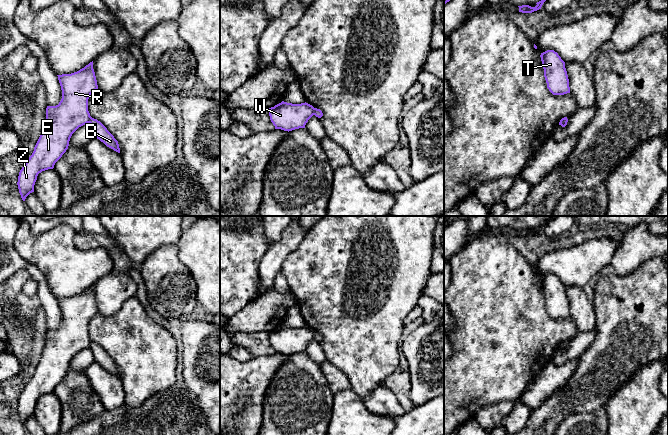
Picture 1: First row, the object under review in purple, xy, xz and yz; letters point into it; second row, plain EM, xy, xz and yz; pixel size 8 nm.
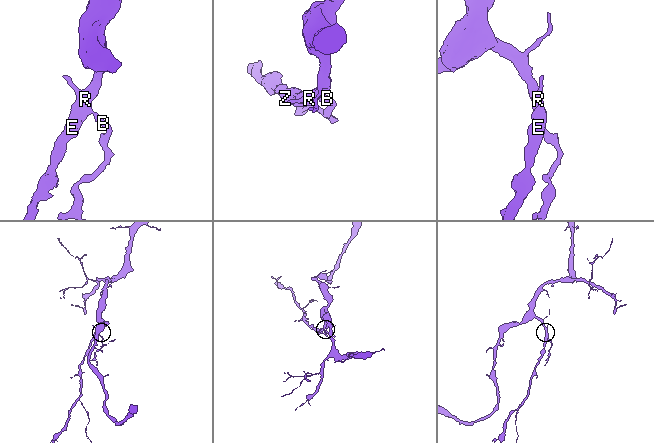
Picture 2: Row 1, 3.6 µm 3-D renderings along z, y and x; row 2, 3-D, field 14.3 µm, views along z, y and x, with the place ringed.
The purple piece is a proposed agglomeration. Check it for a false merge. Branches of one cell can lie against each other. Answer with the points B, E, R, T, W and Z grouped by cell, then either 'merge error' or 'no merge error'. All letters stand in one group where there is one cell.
B / E R T W Z; merge error

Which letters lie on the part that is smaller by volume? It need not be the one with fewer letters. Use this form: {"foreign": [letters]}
{"foreign": ["B"]}

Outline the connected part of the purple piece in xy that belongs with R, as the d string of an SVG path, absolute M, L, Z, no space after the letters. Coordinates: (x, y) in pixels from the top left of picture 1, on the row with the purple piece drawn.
M93 61L84 68L71 74L57 75L62 90L62 99L56 106L47 106L46 119L34 151L19 172L18 189L23 201L34 192L37 176L42 171L53 169L69 146L72 134L81 126L90 123L92 117L88 111L88 99L98 89Z

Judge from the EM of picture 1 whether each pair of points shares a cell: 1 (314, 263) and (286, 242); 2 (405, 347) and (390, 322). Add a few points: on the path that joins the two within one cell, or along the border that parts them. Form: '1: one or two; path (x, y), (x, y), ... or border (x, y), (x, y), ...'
1: two; border (307, 231), (301, 242), (285, 259), (281, 267)
2: two; border (400, 344), (399, 351)

